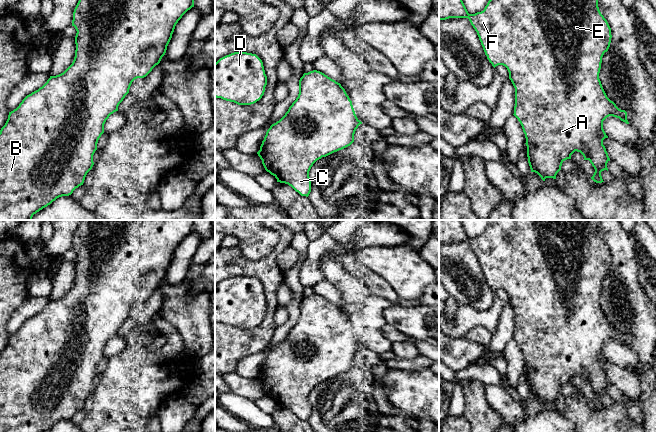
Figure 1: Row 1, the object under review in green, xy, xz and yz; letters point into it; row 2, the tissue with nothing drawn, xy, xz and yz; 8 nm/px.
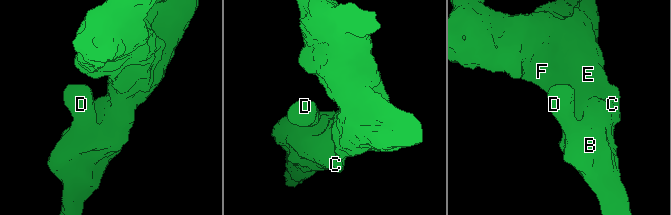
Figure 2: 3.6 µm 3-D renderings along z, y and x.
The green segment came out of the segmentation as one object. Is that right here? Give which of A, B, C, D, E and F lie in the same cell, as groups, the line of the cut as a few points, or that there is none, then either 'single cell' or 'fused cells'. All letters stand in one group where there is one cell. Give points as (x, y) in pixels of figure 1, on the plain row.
groups A B C D E F; cut none; single cell

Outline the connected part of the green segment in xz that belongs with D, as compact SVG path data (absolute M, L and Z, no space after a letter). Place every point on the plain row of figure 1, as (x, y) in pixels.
M234 276L215 287L215 321L238 329L251 329L265 316L267 300L262 284L247 276Z

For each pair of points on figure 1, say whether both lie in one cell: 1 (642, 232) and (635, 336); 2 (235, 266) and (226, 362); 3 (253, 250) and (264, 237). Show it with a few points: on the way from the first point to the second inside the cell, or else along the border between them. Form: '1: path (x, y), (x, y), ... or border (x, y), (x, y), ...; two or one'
1: border (632, 234), (634, 238); two
2: path (264, 278), (270, 284), (270, 313), (255, 335); one
3: path (256, 247), (263, 240); one

